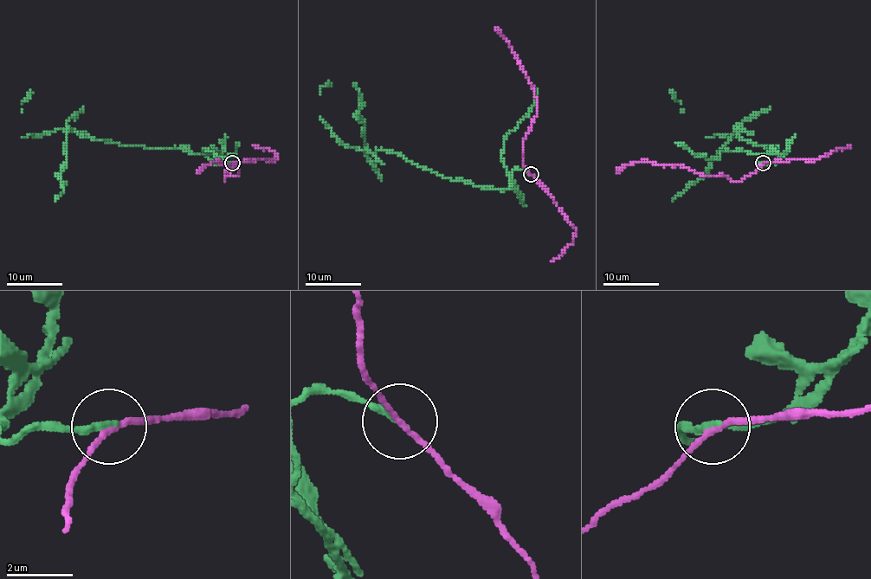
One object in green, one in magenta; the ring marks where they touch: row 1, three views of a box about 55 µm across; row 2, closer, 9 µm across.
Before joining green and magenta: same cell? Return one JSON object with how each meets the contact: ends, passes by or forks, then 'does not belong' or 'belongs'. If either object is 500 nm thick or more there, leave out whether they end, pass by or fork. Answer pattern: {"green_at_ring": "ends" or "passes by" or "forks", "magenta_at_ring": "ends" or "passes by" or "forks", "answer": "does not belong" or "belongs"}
{"green_at_ring": "ends", "magenta_at_ring": "passes by", "answer": "does not belong"}

